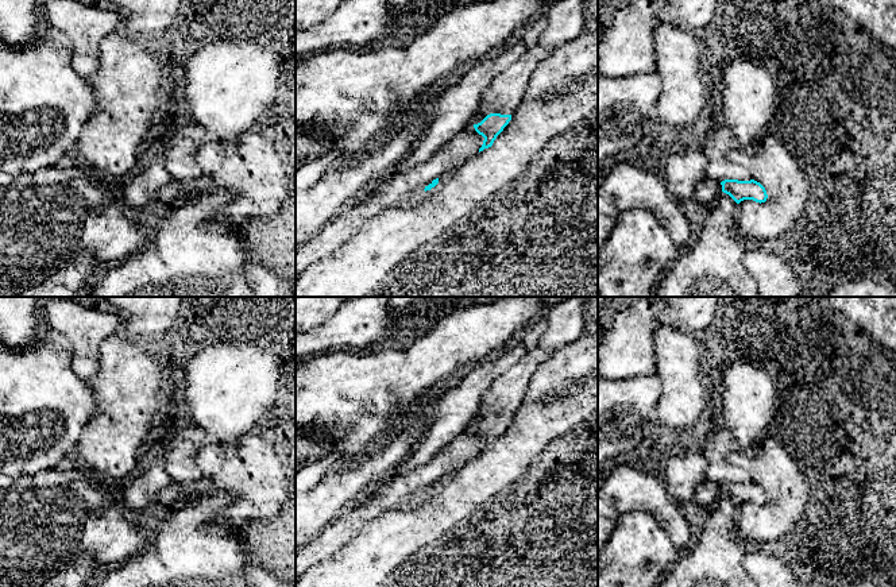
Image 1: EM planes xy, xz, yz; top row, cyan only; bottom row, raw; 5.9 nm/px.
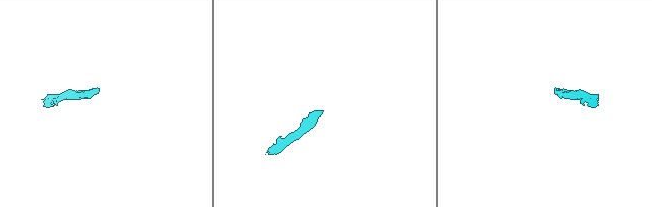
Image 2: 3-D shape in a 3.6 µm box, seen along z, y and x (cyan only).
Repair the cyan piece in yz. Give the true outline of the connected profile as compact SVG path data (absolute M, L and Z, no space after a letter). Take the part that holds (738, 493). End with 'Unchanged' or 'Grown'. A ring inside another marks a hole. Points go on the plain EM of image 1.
M704 482L695 487L692 502L700 507L714 507L722 495L729 497L737 506L744 502L765 505L768 501L765 490L754 483L725 482Z. Grown

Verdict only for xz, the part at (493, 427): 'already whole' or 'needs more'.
needs more

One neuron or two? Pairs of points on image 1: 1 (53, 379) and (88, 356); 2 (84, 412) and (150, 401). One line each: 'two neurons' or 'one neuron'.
1: two neurons
2: two neurons

